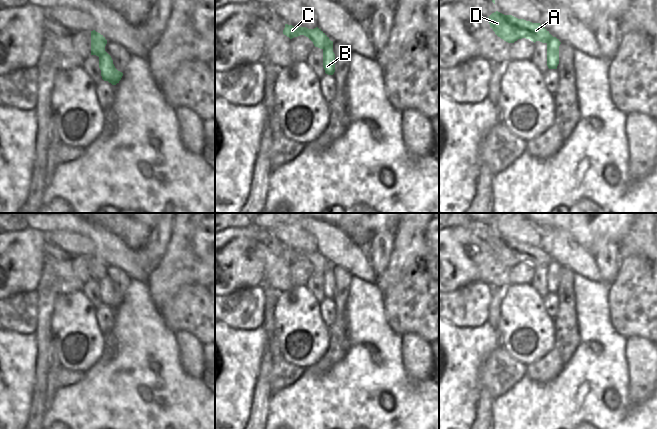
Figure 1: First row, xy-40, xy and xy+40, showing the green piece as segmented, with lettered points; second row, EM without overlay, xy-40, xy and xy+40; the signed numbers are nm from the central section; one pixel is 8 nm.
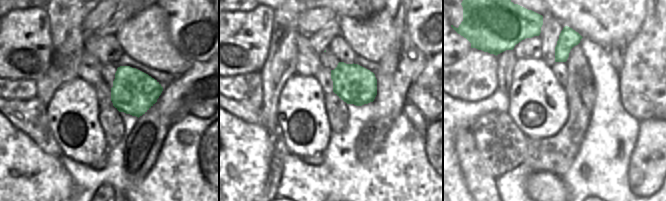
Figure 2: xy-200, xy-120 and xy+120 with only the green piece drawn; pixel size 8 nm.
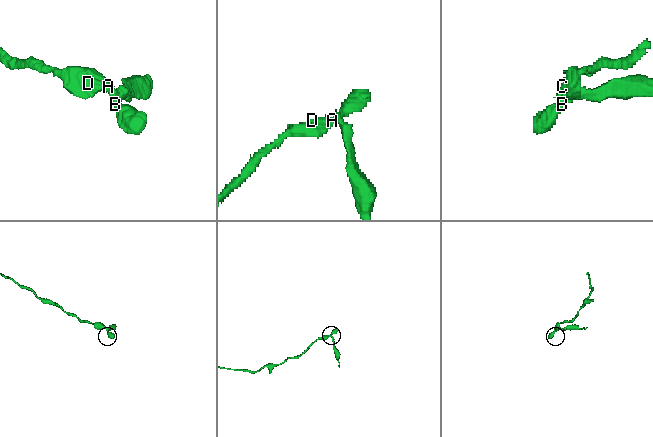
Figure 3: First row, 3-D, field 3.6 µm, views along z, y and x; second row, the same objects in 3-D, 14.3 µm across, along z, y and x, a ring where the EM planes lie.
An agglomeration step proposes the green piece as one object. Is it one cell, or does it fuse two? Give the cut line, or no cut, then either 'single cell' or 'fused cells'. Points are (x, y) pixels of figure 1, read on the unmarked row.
xy (331, 265), (323, 273) | fused cells

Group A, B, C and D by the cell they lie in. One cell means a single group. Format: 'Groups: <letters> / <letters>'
Groups: A C D / B

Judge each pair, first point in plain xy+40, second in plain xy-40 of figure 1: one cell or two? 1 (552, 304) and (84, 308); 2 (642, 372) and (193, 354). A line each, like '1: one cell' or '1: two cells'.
1: two cells
2: one cell

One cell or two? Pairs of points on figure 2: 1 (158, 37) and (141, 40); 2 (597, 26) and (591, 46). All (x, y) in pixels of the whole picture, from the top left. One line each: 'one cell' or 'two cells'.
1: one cell
2: two cells

